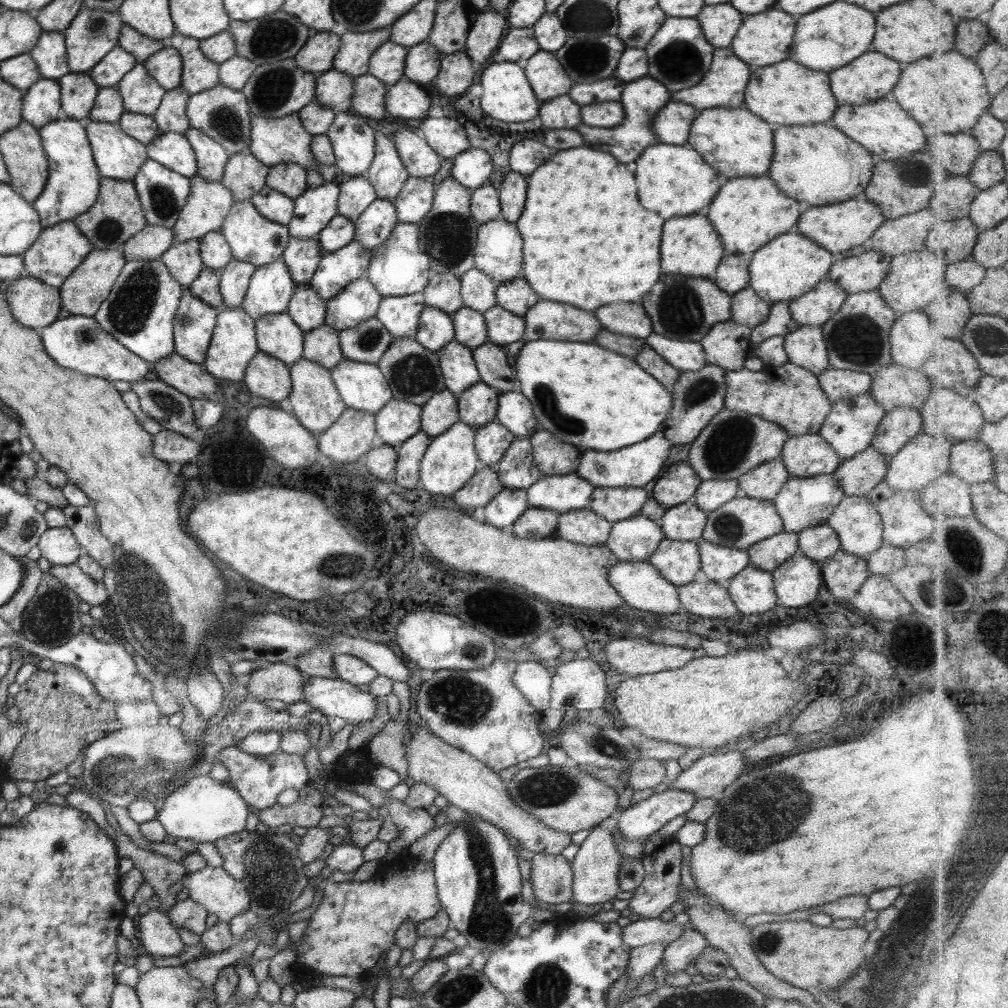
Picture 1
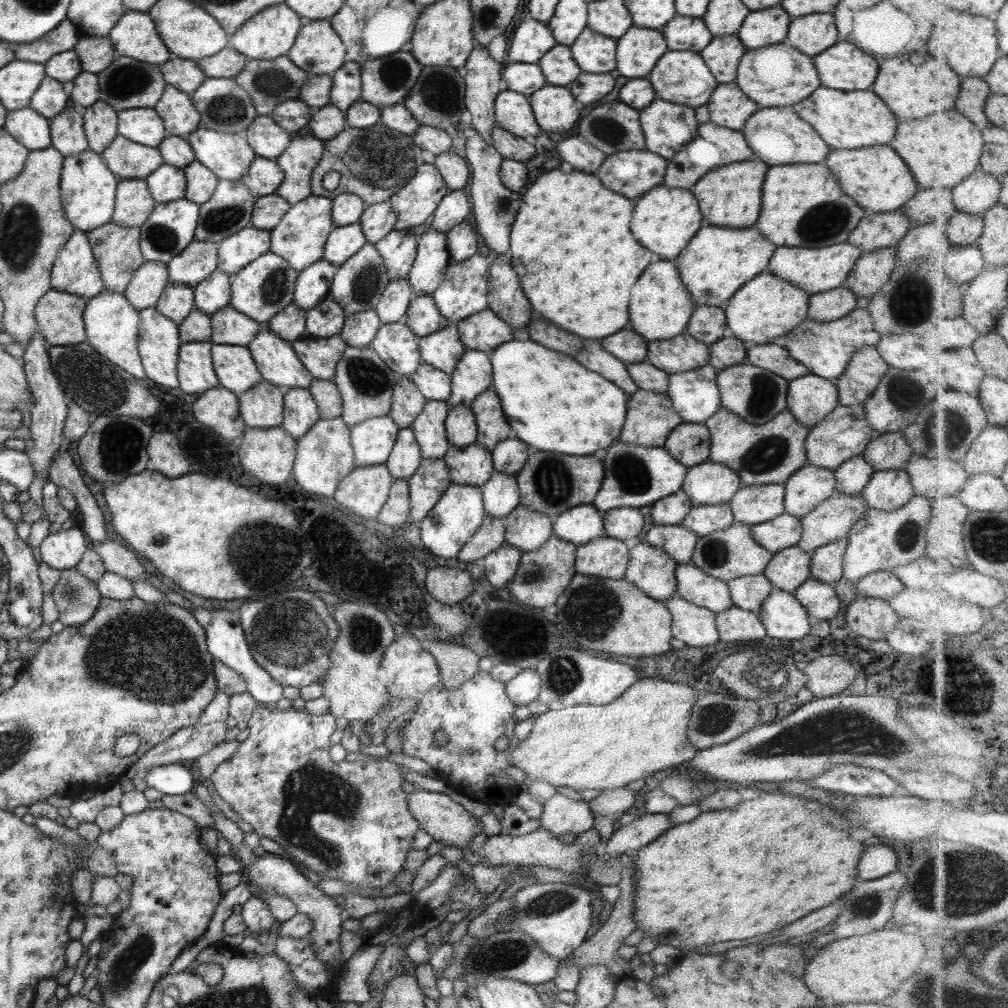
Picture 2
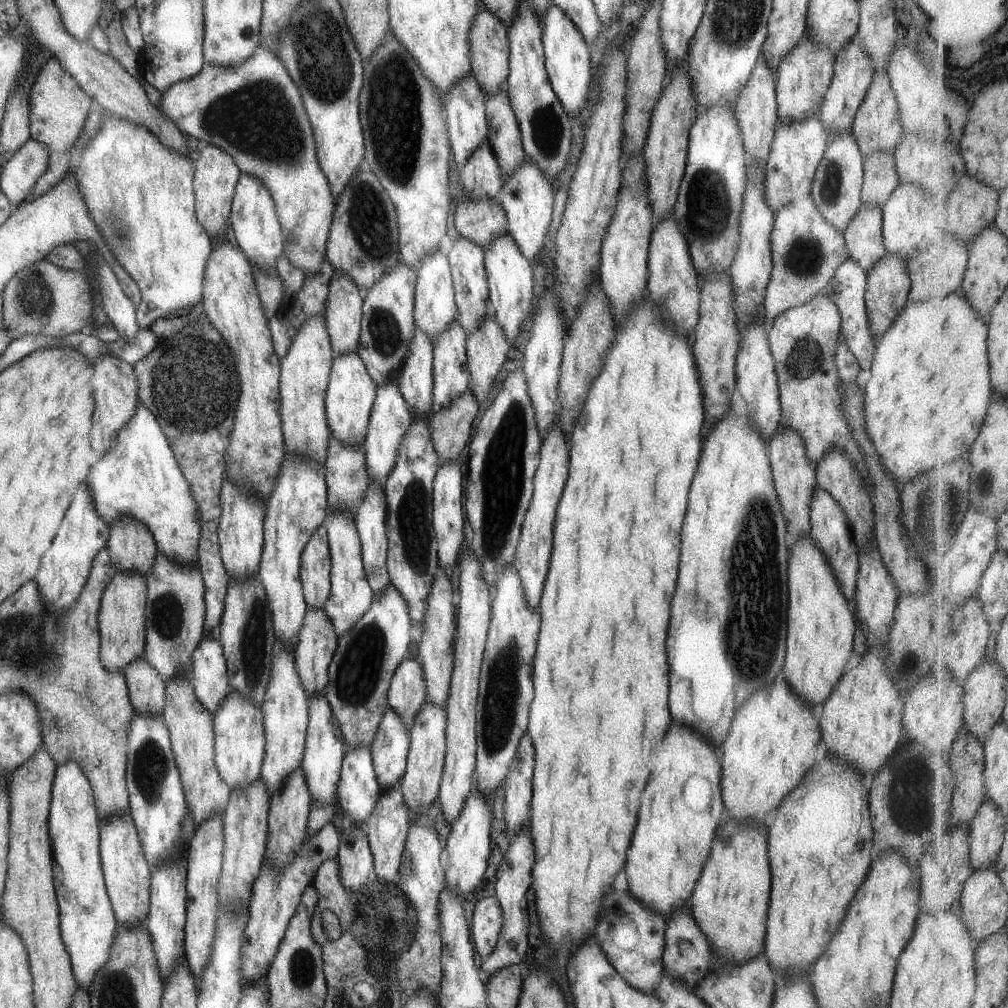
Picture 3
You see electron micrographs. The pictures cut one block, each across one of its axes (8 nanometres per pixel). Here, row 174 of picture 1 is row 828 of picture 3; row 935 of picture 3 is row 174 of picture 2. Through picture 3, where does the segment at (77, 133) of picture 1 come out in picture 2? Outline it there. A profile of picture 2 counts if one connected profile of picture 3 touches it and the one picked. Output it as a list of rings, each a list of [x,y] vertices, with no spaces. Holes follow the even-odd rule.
[[[85,149],[79,154],[65,157],[62,162],[59,190],[65,219],[76,230],[87,233],[110,223],[115,202],[116,178],[97,153]]]

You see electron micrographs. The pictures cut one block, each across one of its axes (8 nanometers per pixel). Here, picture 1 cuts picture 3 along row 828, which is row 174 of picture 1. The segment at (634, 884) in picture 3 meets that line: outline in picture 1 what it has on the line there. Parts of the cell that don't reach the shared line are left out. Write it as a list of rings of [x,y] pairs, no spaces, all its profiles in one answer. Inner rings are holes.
[[[658,142],[647,146],[635,160],[635,190],[641,206],[653,210],[663,220],[697,214],[707,207],[722,185],[720,177],[699,158],[696,150],[689,146],[673,146]]]

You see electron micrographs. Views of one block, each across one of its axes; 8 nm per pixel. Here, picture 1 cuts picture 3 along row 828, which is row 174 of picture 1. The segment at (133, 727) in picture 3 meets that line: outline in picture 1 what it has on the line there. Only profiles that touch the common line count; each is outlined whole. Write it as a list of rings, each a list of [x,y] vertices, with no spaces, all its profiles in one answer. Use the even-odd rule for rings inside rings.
[[[148,158],[139,168],[132,180],[146,225],[172,229],[177,221],[181,207],[189,196],[190,180],[158,162]]]

